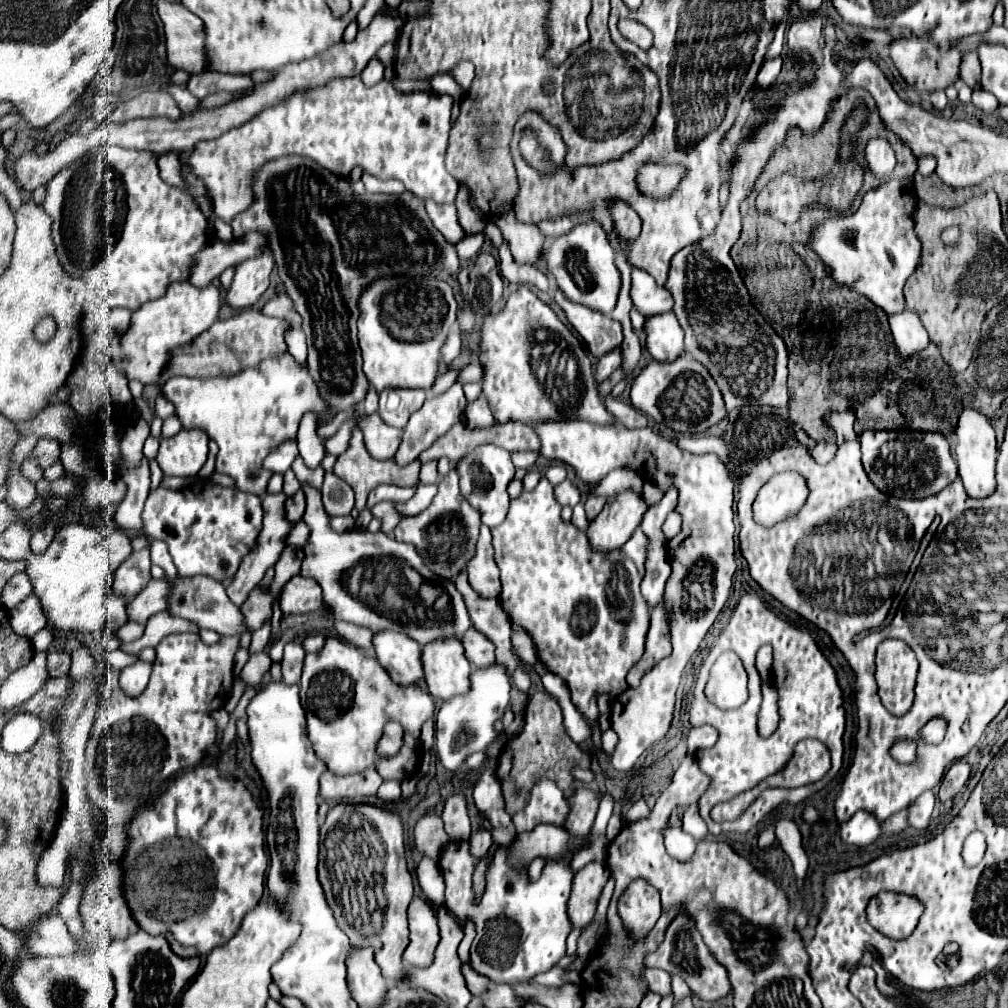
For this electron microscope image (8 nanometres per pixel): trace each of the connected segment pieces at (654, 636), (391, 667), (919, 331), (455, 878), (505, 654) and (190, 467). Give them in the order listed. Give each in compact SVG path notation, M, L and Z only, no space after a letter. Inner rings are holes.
M662 598L654 610L652 610L652 620L650 620L650 630L646 636L646 650L642 658L630 668L630 674L626 676L626 682L634 686L634 682L640 682L640 678L652 670L662 658L666 658L672 652L672 642L670 642L670 624L668 624L668 614L666 614L666 600Z
M380 630L372 636L376 660L398 684L418 682L422 674L420 652L422 646L398 630Z
M904 308L898 314L890 314L888 322L890 322L890 330L892 330L894 342L898 346L898 352L904 358L914 354L914 352L920 352L922 348L928 346L930 338L928 338L928 334L920 322L918 312Z
M452 842L440 856L440 870L446 880L446 906L450 910L450 904L456 902L462 906L458 912L458 920L464 920L472 916L476 924L476 938L472 942L472 954L470 954L470 964L472 968L486 976L492 982L500 984L524 984L530 982L534 976L548 972L552 966L558 964L558 958L564 956L566 952L566 938L572 930L572 922L568 916L568 900L572 894L572 882L574 882L574 870L570 868L572 862L572 852L564 852L560 858L546 858L546 866L542 870L542 876L536 882L526 880L526 870L522 872L512 872L510 866L506 864L506 854L504 848L500 848L494 854L492 866L486 874L486 892L482 896L482 902L478 906L472 904L472 874L476 868L478 858L470 858L470 850L466 850L466 842Z
M462 572L456 580L454 580L458 592L464 596L466 602L466 610L468 616L472 620L472 624L476 626L476 630L480 630L482 634L486 634L494 646L496 646L496 662L504 664L508 674L512 676L512 672L518 666L524 666L512 652L512 644L510 644L510 618L506 616L506 612L502 610L498 600L486 600L478 594L474 594L472 586L466 580L466 572Z
M180 430L172 438L160 440L158 464L164 476L194 476L204 466L208 454L208 436L202 430Z

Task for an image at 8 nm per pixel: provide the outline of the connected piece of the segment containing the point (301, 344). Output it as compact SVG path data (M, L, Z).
M286 328L284 332L284 342L288 346L288 352L298 360L298 362L306 362L306 336L302 330L294 330L294 328Z

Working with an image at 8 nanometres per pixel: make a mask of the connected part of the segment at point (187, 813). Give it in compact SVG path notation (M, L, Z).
M212 764L196 766L194 770L180 772L176 778L172 778L166 786L166 790L138 814L134 820L134 826L130 826L130 836L134 836L134 844L130 844L130 854L126 856L126 896L132 908L134 918L138 920L140 928L144 928L150 934L165 934L173 952L180 957L208 955L216 948L228 942L238 928L238 922L260 902L264 896L264 882L266 882L266 870L268 870L268 856L266 856L266 844L264 844L264 830L262 830L262 810L256 806L252 794L244 788L242 782L236 782L232 778L222 778L218 768Z

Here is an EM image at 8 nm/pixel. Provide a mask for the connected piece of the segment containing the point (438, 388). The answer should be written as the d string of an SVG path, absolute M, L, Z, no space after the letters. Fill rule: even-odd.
M448 370L448 372L444 372L444 374L440 374L438 378L436 378L436 382L434 382L434 388L432 388L432 396L436 396L436 394L442 394L442 392L446 392L452 384L454 384L454 380L456 380L456 370Z

